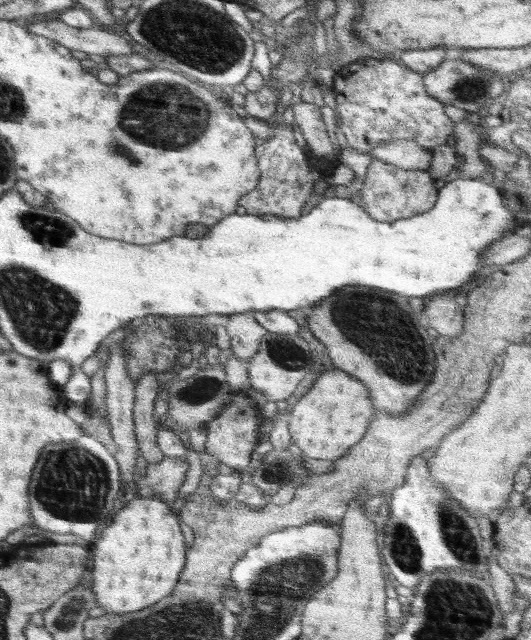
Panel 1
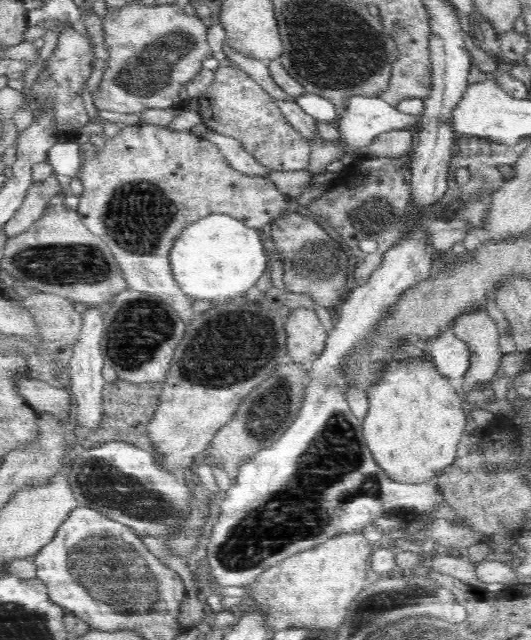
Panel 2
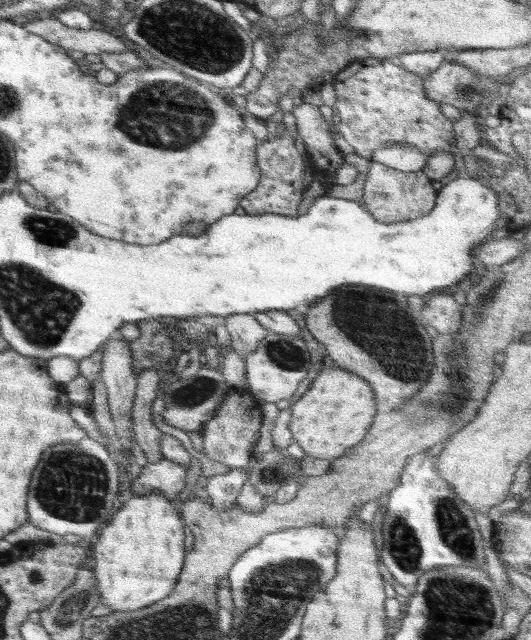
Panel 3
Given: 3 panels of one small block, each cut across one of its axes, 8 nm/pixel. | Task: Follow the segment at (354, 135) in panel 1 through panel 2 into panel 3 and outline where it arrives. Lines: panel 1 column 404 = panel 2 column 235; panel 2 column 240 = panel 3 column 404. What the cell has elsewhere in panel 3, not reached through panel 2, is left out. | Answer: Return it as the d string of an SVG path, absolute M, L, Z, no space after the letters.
M366 58L352 60L344 70L333 75L332 83L337 96L334 107L336 128L356 154L371 159L376 150L396 143L416 146L426 157L454 148L453 123L440 112L440 103L425 96L421 76L390 63L388 59Z

